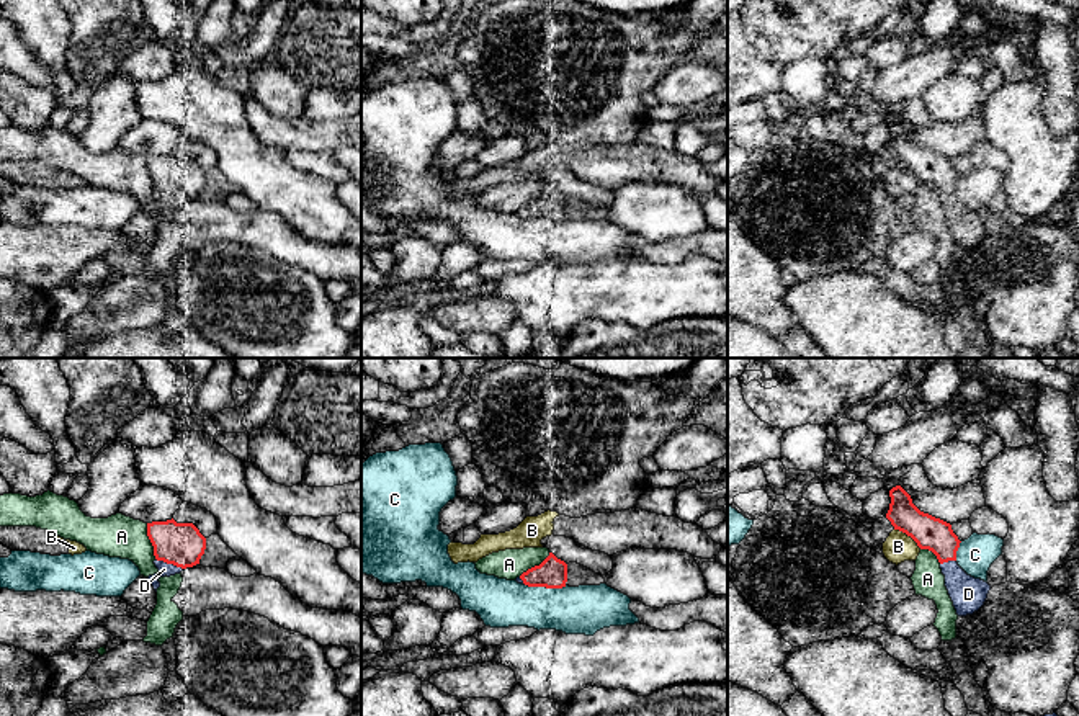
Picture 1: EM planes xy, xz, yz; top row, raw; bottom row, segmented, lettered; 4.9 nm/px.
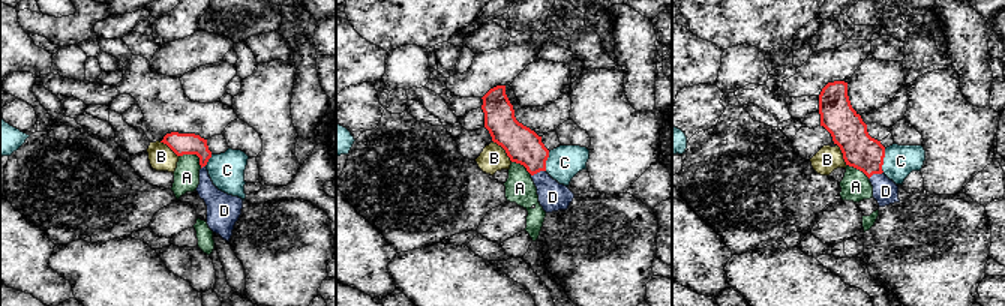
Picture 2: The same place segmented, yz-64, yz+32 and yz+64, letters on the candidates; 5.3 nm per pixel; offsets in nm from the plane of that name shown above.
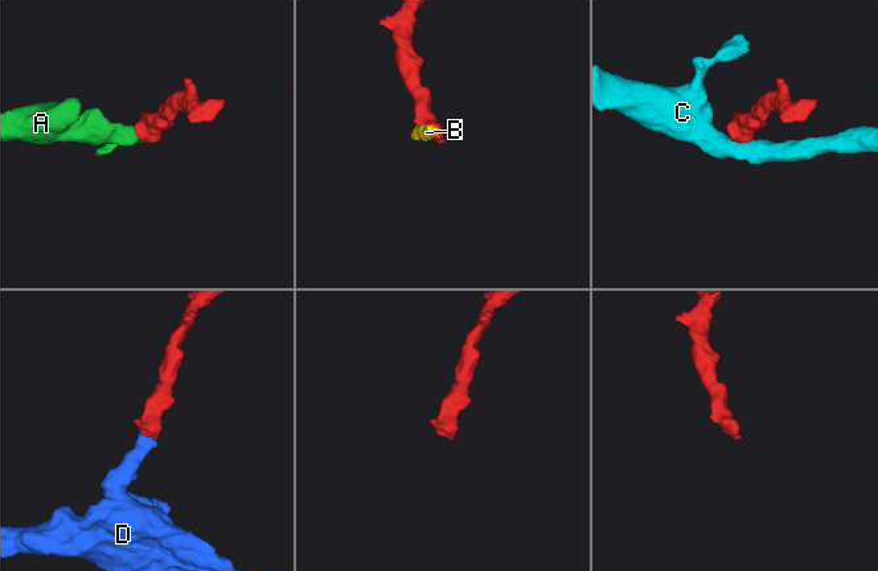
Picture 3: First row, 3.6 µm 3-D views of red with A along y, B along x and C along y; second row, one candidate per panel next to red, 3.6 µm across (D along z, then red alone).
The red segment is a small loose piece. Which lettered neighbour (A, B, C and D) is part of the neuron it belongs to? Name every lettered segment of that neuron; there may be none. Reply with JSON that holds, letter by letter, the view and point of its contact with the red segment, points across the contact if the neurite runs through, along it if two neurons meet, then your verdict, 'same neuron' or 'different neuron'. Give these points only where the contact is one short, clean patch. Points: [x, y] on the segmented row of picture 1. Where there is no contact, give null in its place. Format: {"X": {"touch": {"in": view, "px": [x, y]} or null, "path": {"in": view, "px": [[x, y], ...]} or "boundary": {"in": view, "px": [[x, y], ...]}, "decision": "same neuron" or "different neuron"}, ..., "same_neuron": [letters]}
{"A": {"touch": {"in": "xy", "px": [151, 541]}, "boundary": {"in": "xy", "px": [[146, 523], [146, 533], [156, 558]]}, "decision": "different neuron"}, "B": {"touch": {"in": "yz", "px": [908, 535]}, "decision": "different neuron"}, "C": {"touch": {"in": "xz", "px": [546, 587]}, "decision": "different neuron"}, "D": {"touch": {"in": "xy", "px": [169, 563]}, "decision": "same neuron"}, "same_neuron": ["D"]}

